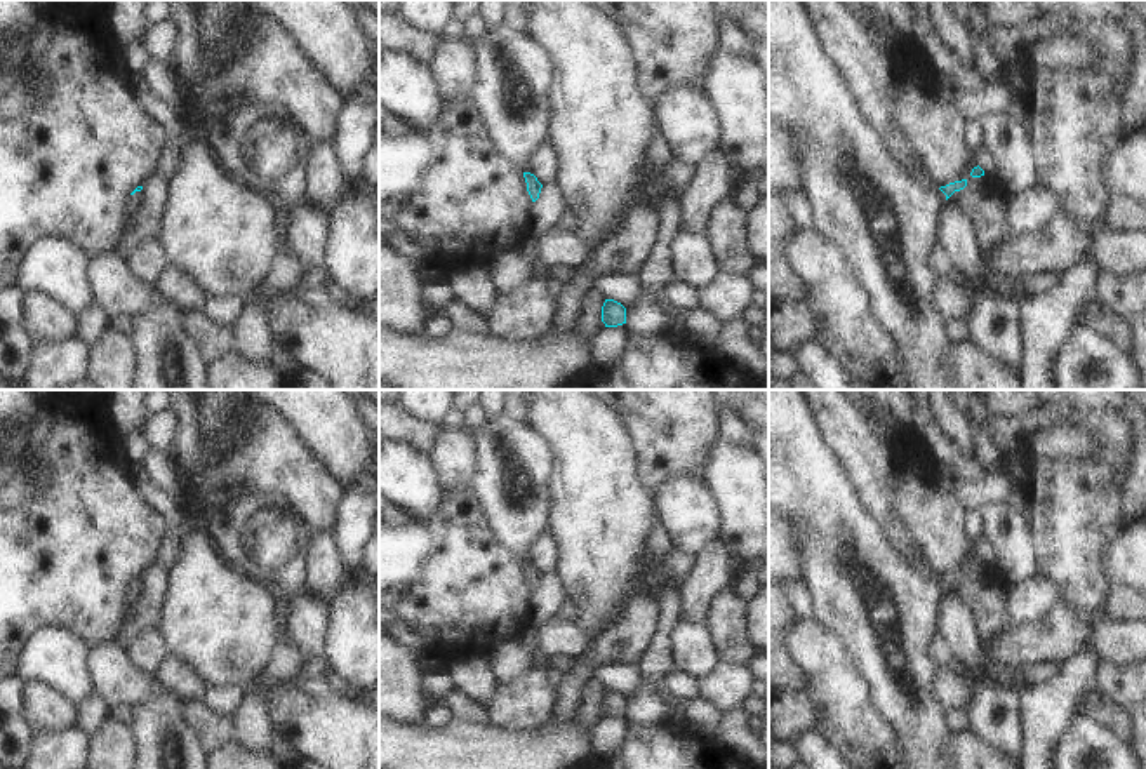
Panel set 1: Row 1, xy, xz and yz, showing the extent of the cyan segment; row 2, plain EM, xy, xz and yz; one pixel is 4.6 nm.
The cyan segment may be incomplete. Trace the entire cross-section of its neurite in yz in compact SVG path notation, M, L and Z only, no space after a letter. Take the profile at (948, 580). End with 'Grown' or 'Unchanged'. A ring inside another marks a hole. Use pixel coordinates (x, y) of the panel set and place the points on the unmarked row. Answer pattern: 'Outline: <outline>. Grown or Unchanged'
Outline: M769 390L769 508L788 529L800 581L809 588L814 602L814 619L845 642L871 682L882 713L909 745L913 767L944 769L937 748L949 727L946 712L932 694L934 663L929 658L929 644L939 632L937 623L946 590L963 579L967 569L934 579L925 576L890 539L885 525L864 505L840 458L826 442L803 390Z. Grown.

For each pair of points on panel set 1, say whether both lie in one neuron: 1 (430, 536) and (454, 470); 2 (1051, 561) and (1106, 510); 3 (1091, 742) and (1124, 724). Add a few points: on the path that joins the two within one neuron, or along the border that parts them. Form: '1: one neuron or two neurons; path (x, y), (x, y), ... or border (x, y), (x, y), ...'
1: two neurons; border (447, 486), (472, 488)
2: one neuron; path (1065, 547), (1092, 519)
3: two neurons; border (1077, 715), (1092, 719), (1127, 745)

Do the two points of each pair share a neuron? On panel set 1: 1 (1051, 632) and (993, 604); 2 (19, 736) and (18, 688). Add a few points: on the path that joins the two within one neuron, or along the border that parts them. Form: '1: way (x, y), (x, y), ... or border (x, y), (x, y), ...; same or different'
1: border (1023, 625), (999, 639), (993, 653), (1000, 660); different
2: way (18, 724), (18, 700); same

